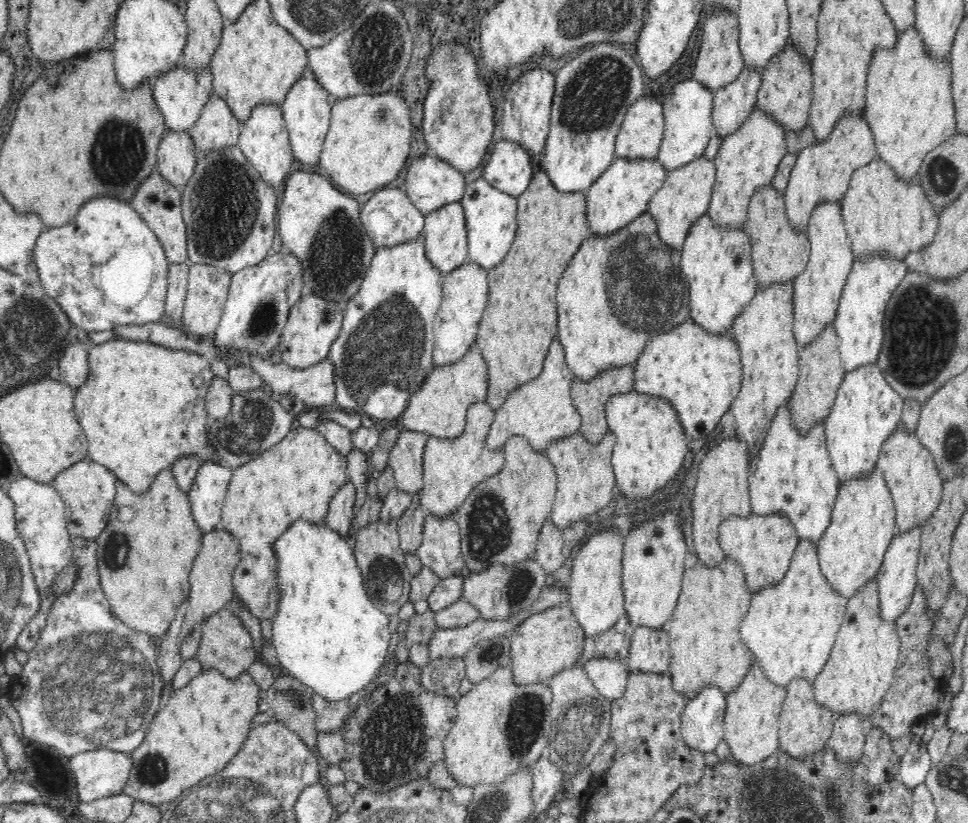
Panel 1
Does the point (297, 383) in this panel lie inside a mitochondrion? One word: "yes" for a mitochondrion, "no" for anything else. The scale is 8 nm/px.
no

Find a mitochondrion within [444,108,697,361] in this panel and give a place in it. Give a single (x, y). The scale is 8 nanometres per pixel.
(644, 295)

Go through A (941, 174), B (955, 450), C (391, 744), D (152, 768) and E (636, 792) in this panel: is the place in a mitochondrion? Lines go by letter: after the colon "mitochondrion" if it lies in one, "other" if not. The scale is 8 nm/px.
A: mitochondrion
B: mitochondrion
C: mitochondrion
D: mitochondrion
E: other

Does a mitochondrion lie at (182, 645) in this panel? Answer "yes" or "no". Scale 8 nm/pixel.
no

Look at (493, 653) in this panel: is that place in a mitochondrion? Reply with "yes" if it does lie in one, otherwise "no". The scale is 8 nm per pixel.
yes

